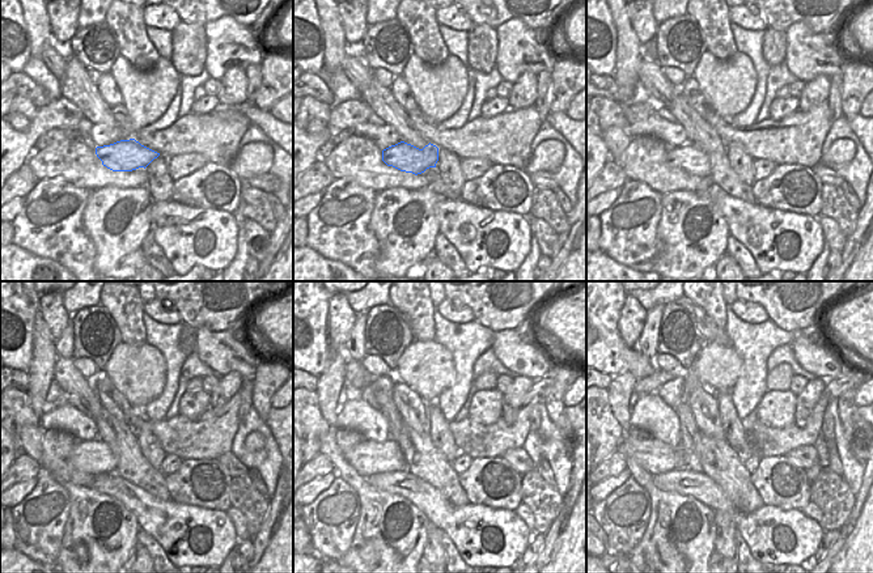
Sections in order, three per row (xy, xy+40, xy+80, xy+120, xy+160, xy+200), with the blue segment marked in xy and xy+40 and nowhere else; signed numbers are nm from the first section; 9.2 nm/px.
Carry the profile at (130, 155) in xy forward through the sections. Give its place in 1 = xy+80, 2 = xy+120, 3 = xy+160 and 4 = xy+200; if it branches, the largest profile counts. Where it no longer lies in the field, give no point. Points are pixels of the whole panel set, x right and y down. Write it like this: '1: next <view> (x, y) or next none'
1: next xy+80 (687, 157)
2: next xy+120 (94, 457)
3: next xy+160 (368, 458)
4: next xy+200 (656, 457)

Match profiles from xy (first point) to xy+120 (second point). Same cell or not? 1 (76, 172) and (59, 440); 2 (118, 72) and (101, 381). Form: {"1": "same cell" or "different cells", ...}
{"1": "same cell", "2": "different cells"}

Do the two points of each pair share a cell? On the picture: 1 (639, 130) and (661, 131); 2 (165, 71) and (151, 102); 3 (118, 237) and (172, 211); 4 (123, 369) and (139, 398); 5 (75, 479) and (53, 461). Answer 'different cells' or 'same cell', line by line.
1: same cell
2: same cell
3: different cells
4: same cell
5: same cell

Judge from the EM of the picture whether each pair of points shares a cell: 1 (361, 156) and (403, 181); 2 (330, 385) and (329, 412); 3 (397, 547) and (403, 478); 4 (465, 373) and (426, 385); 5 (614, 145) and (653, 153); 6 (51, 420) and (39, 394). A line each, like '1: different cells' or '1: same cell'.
1: same cell
2: same cell
3: different cells
4: different cells
5: different cells
6: different cells

